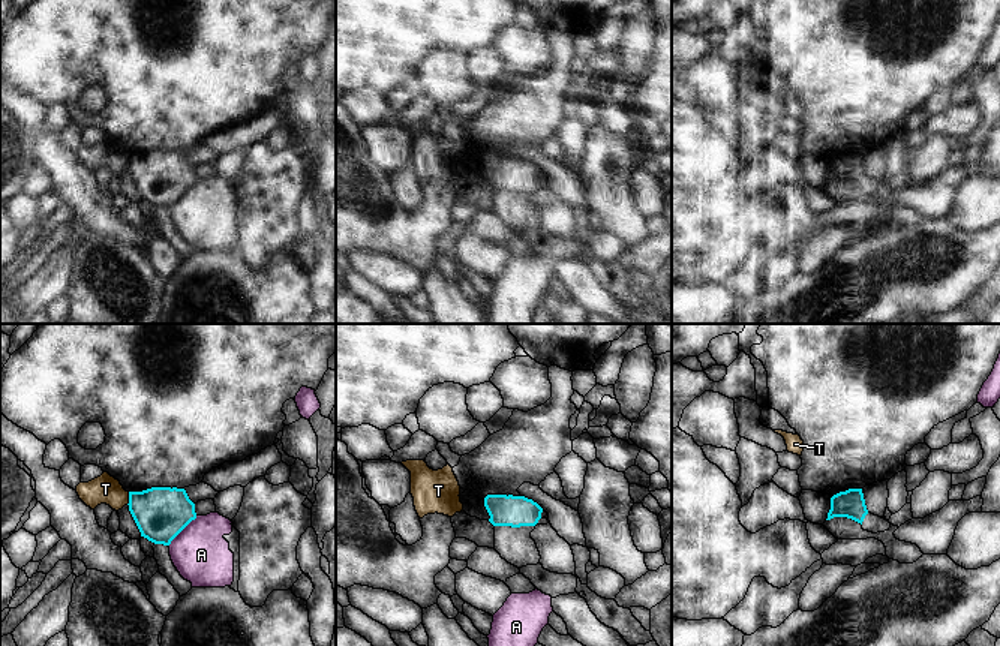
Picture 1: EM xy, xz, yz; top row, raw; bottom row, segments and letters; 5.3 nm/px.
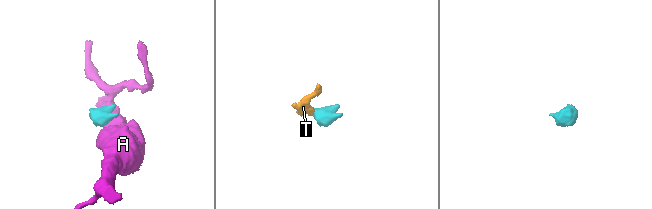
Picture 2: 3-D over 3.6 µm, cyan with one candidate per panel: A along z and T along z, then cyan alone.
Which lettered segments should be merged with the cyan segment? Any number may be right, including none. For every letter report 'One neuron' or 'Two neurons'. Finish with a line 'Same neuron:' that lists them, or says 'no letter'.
A: Two neurons
T: Two neurons
Same neuron: no letter.

